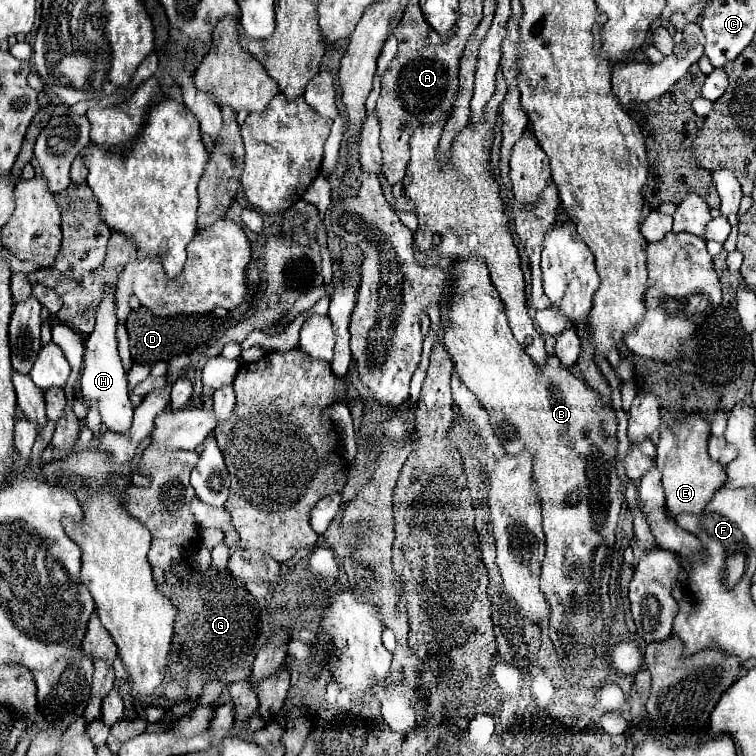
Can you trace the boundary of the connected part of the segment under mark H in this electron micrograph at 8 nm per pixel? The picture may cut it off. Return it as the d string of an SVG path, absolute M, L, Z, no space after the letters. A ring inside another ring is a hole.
M107 288L105 298L101 300L99 310L97 310L95 330L85 340L81 394L85 400L97 402L99 412L101 412L101 420L105 422L105 426L109 430L127 432L127 428L131 428L131 420L133 420L133 404L129 402L129 396L127 396L127 378L125 378L125 370L121 366L121 358L117 354L115 328L117 328L115 294L111 292L111 288Z

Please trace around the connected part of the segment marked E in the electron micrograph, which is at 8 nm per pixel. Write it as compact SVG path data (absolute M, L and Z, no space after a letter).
M689 414L683 422L673 424L669 430L661 432L657 444L655 464L661 470L661 484L665 490L665 506L671 516L677 514L701 514L713 494L725 484L725 468L707 456L707 436L709 424L699 414Z

